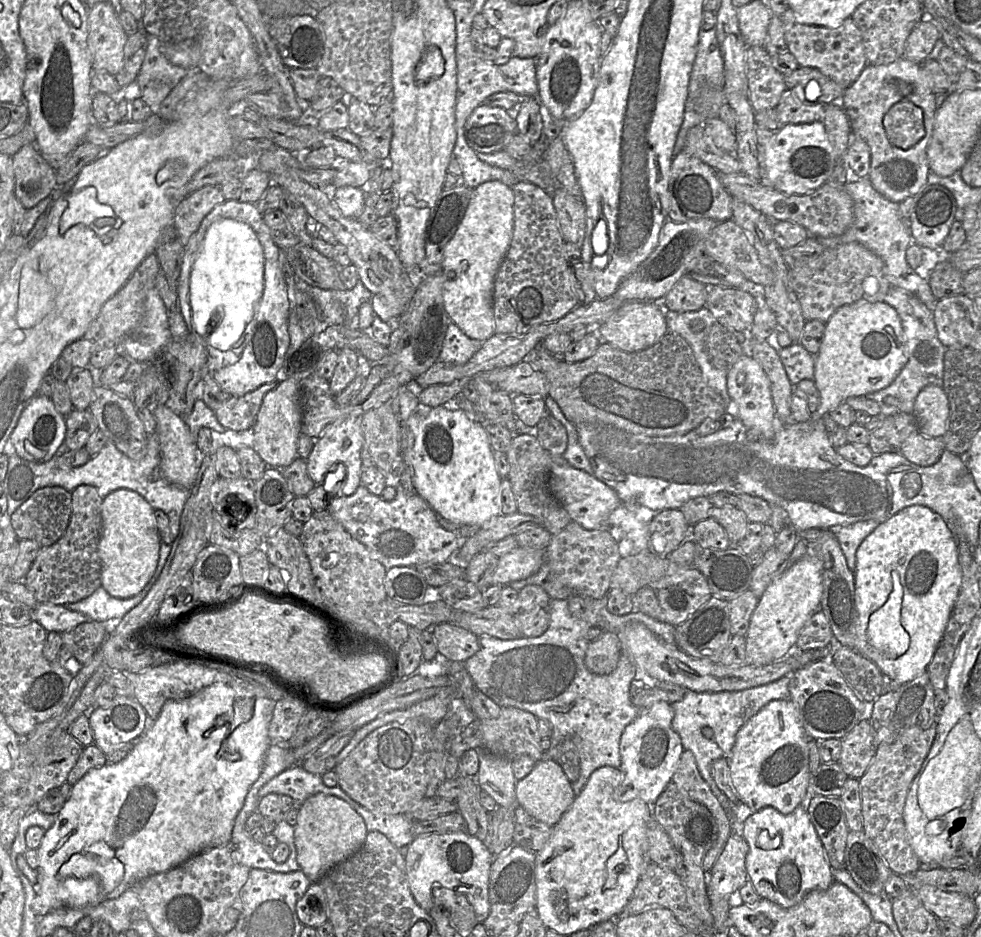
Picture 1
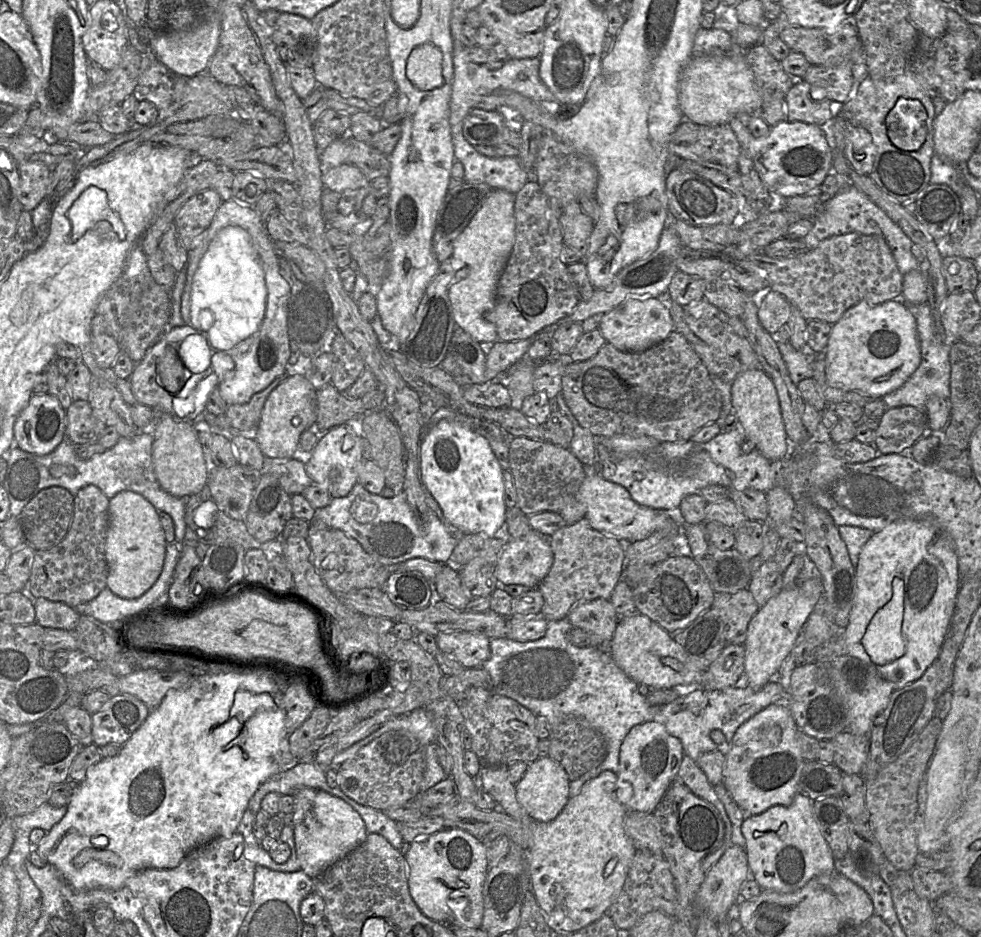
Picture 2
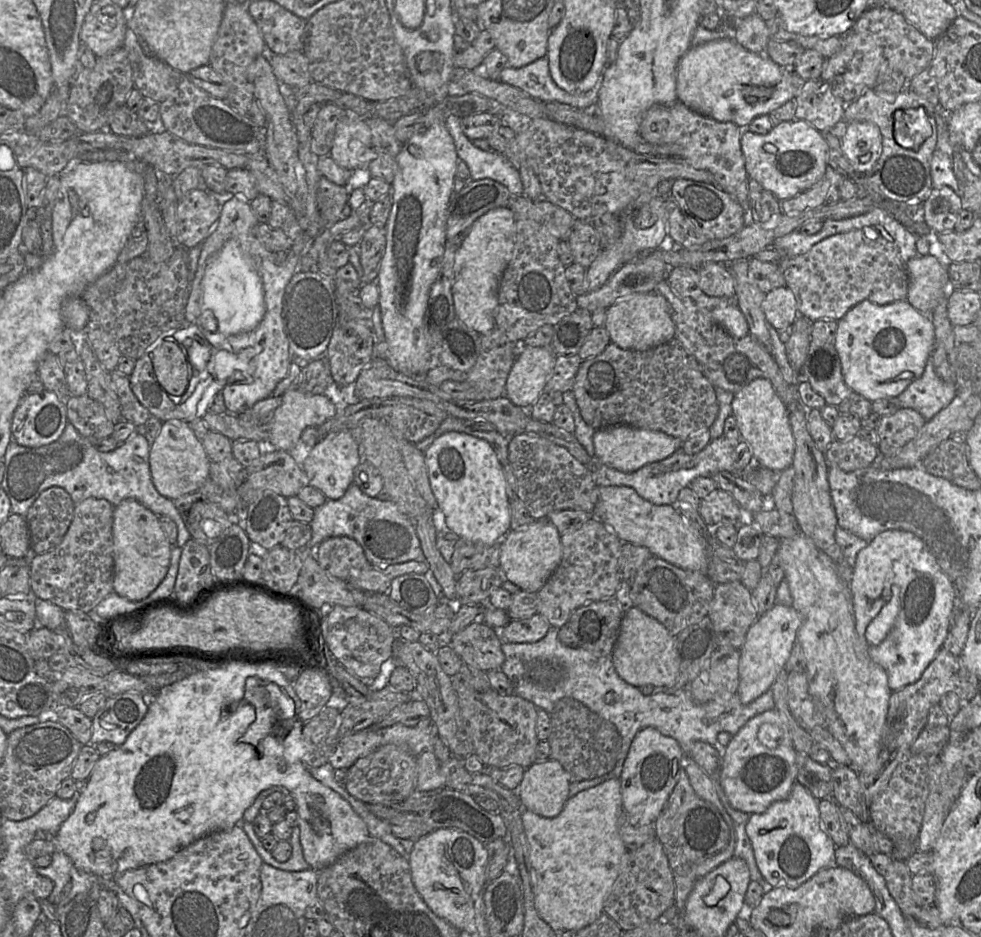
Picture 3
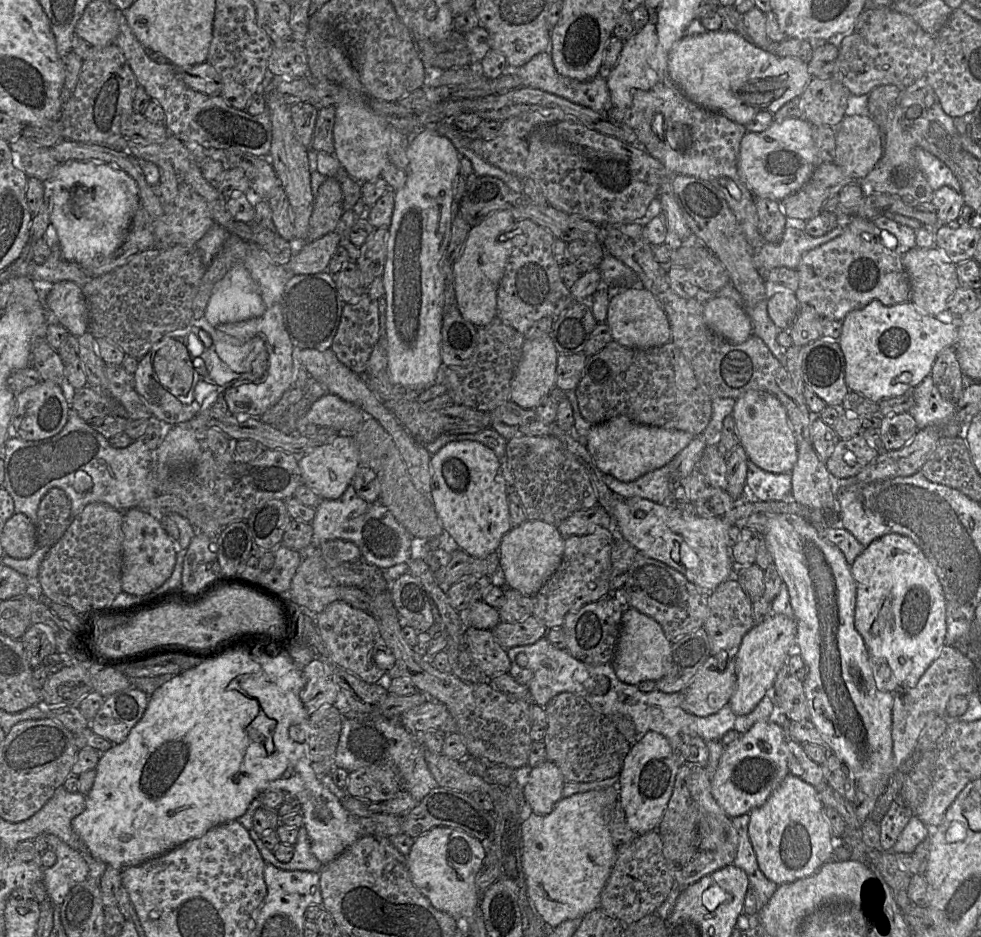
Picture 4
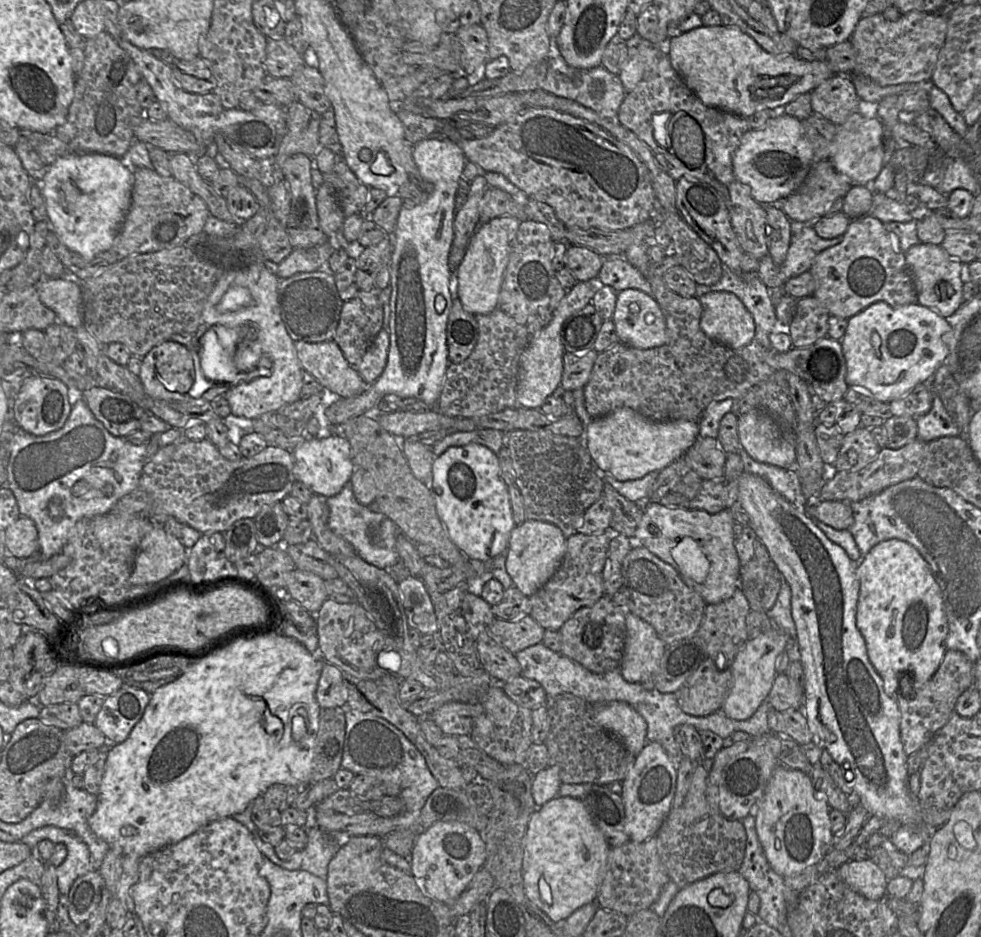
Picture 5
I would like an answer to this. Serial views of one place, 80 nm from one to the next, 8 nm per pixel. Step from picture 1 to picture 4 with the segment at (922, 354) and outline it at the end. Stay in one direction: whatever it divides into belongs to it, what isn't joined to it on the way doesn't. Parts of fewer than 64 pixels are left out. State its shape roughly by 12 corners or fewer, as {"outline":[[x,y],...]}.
{"outline":[[927,375],[912,390],[908,411],[918,430],[953,423],[955,405]]}

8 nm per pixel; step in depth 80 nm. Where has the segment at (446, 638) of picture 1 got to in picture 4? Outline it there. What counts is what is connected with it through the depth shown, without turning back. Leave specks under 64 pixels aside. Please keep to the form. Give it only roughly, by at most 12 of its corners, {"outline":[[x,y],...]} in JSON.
{"outline":[[470,627],[468,651],[488,679],[509,673],[491,630]]}

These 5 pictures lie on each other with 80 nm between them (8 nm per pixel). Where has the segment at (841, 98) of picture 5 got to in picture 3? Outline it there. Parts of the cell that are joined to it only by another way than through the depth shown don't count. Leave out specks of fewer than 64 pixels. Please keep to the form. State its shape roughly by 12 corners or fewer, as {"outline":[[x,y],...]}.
{"outline":[[820,78],[794,98],[795,119],[827,132],[846,104]]}

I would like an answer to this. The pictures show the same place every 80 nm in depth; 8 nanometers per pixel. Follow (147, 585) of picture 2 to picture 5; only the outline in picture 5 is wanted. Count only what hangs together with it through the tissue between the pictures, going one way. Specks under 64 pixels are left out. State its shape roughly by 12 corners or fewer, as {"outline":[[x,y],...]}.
{"outline":[[154,523],[137,547],[131,585],[155,584],[184,564],[180,539]]}

